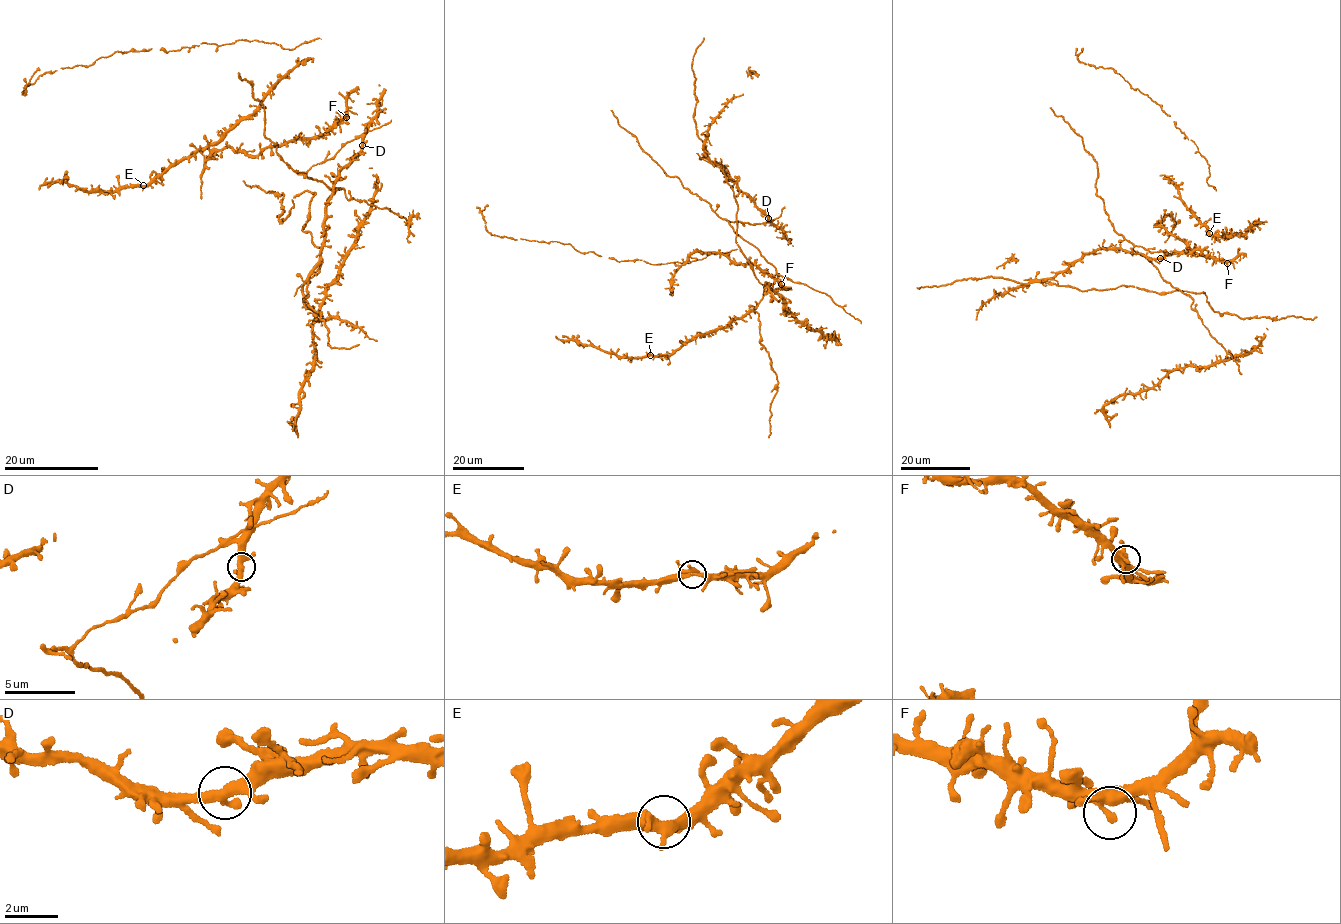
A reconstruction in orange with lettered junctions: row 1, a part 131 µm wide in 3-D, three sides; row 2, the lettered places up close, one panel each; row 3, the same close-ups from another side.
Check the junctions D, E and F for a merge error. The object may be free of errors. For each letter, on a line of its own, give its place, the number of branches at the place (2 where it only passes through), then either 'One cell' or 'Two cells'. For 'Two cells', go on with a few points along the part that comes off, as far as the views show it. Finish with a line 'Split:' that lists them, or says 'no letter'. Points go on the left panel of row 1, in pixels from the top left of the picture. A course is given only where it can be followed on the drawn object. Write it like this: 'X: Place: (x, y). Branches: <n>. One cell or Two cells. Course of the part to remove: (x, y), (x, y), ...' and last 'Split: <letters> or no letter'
D: Place: (362, 145). Branches: 3. One cell
E: Place: (143, 185). Branches: 3. One cell
F: Place: (346, 117). Branches: 3. One cell
Split: no letter

